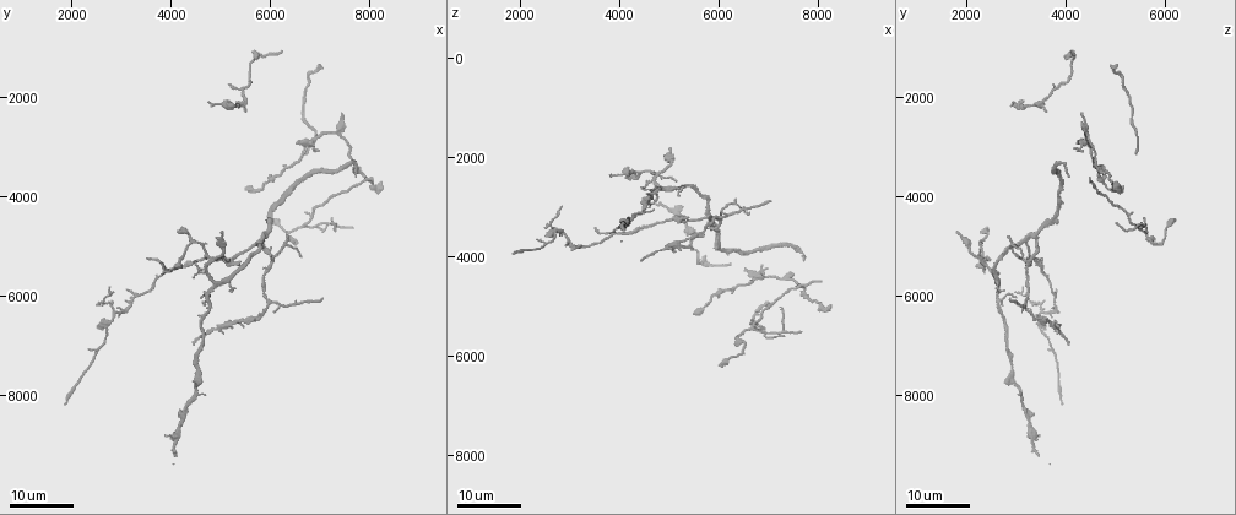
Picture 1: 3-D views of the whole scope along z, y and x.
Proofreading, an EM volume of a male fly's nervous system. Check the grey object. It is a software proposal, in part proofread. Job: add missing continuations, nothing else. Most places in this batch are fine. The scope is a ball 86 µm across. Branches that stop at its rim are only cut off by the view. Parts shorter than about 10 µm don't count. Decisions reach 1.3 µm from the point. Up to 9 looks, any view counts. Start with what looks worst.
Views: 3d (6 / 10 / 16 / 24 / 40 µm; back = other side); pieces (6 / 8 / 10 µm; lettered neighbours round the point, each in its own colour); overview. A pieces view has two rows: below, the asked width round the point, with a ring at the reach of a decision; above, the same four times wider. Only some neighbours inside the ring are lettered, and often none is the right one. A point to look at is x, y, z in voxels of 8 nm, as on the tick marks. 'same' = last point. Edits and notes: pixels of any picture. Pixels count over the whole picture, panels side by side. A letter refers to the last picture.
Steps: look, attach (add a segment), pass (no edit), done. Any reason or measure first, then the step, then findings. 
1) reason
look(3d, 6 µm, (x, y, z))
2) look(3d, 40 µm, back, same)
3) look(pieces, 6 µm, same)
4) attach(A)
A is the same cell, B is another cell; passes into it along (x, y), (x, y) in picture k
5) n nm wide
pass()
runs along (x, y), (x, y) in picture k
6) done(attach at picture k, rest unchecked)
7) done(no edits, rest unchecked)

thin end
look(3d, 24 µm, (4450, 7000, 4050))

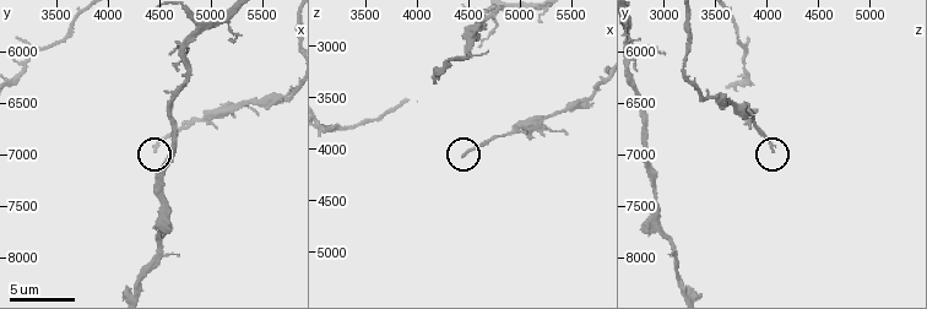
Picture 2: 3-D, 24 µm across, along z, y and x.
look(pieces, 10 µm, (4460, 6980, 4020))

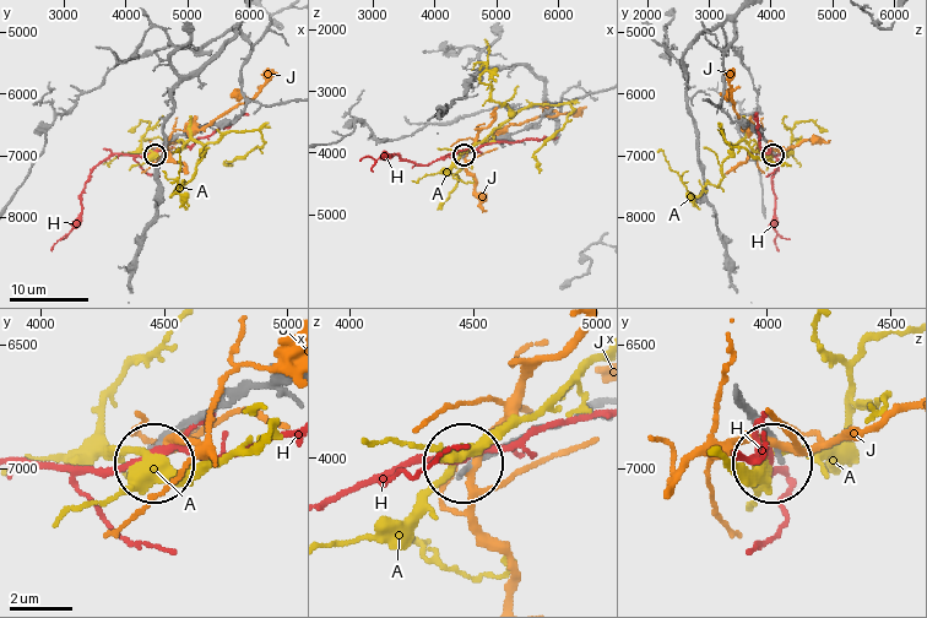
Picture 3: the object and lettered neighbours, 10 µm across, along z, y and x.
pass()
A, H and J are other cells; runs along (737, 397), (778, 457) in picture 3; none of them fits

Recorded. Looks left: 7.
branch stops here
look(3d, 24 µm, (5500, 3850, 5150))

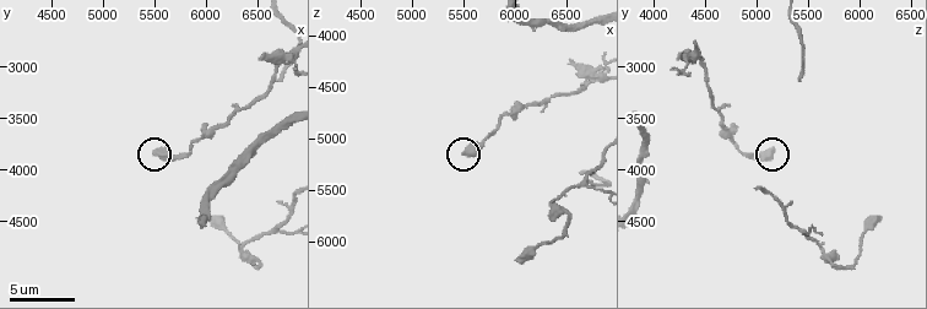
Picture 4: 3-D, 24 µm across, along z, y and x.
what lies round it
look(pieces, 6 µm, (5520, 3840, 5120))

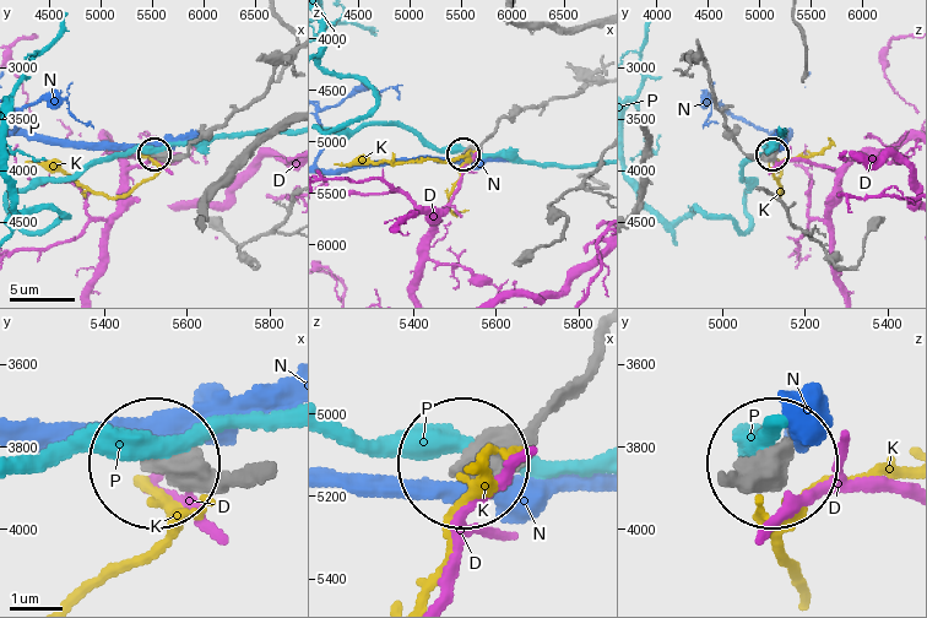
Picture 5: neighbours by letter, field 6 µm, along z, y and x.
pass()
D, K, N and P are other cells; runs along (237, 473), (162, 465) in picture 5; none of them fits

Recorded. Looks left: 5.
an open end
look(3d, 16 µm, (4750, 2150, 3000))

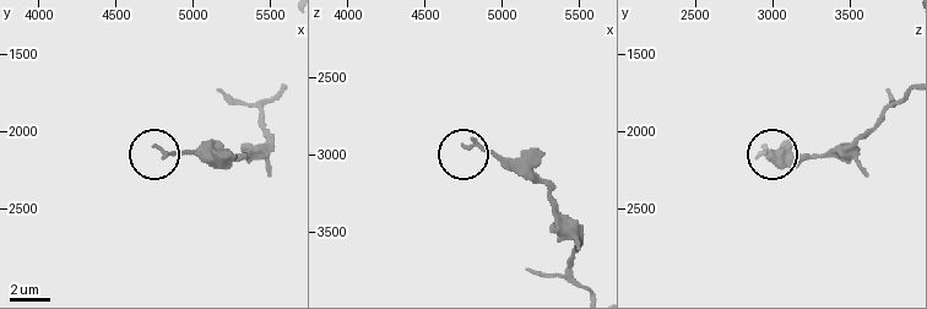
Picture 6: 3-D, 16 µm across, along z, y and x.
look(pieces, 8 µm, (4760, 2100, 2960))

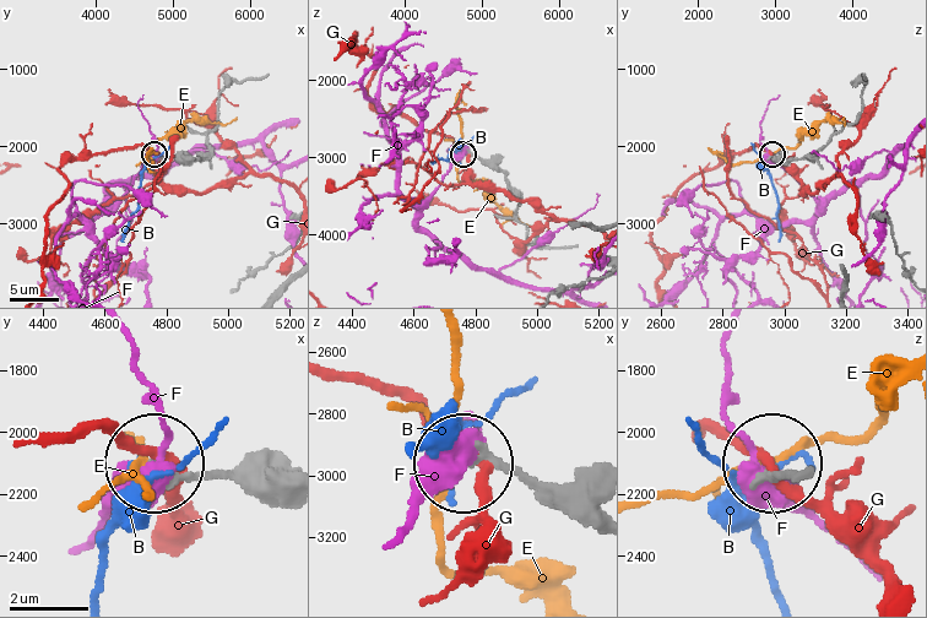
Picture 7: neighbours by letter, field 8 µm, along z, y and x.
pass()
B, E, F and G are other cells; runs along (592, 524), (503, 467), (467, 460) in picture 7; none of them fits

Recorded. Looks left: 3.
an open end
look(3d, 10 µm, (6520, 2900, 4260))

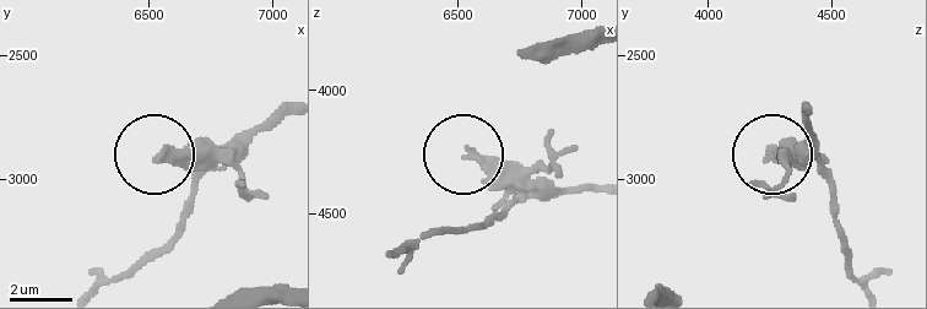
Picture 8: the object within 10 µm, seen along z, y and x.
look(pieces, 10 µm, (6550, 2910, 4260))

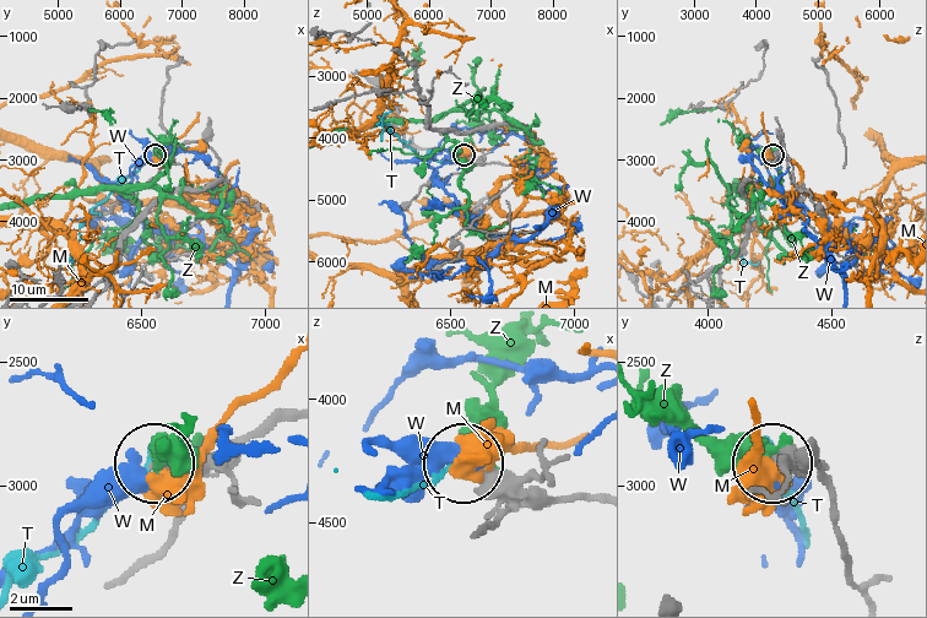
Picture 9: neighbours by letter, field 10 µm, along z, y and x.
pass()
M, T, W and Z are other cells; no lettered segment goes on from it

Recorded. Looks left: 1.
done(no edits, rest unchecked)

